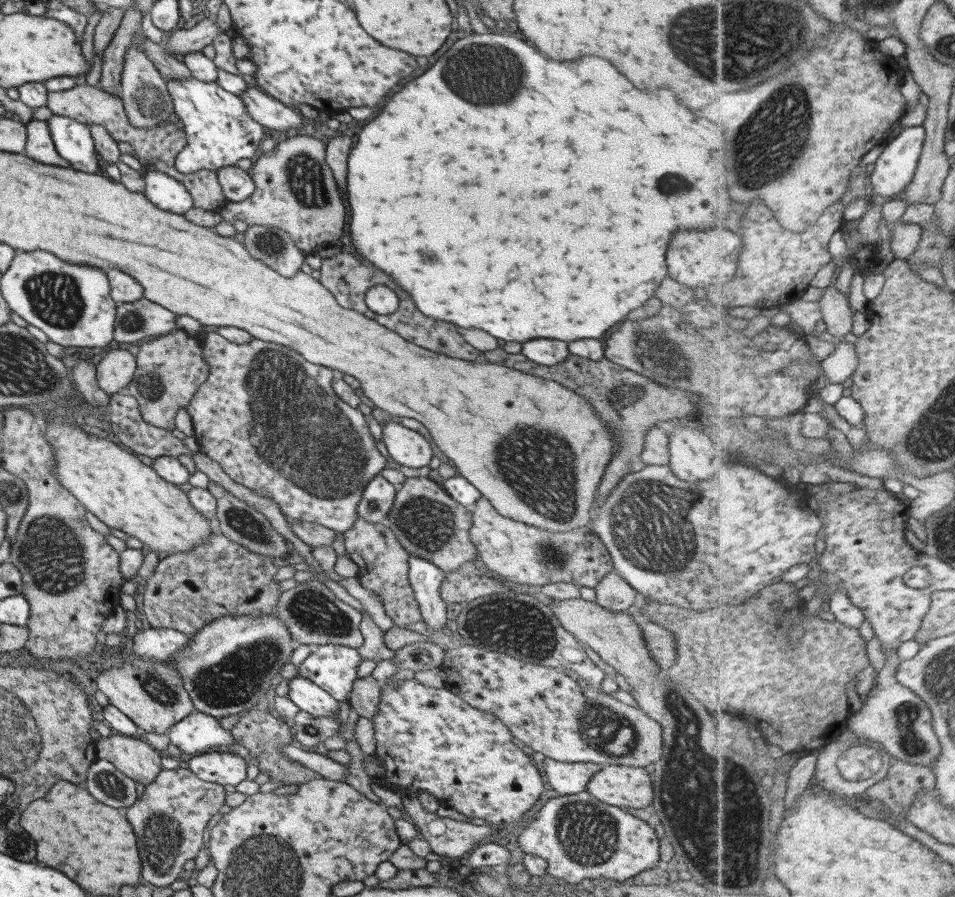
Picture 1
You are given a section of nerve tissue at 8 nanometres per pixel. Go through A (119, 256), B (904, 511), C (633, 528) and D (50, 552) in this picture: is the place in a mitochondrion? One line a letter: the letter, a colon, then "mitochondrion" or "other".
A: other
B: other
C: mitochondrion
D: mitochondrion

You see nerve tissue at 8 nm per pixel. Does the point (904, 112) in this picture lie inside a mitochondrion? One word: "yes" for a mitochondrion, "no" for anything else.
no

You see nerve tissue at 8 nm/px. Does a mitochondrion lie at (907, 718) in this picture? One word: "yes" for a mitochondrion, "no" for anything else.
yes

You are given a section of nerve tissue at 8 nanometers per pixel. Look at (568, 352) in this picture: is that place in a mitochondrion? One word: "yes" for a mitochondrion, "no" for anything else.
no

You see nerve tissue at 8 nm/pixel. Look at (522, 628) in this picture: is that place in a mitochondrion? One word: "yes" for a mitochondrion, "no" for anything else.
yes

